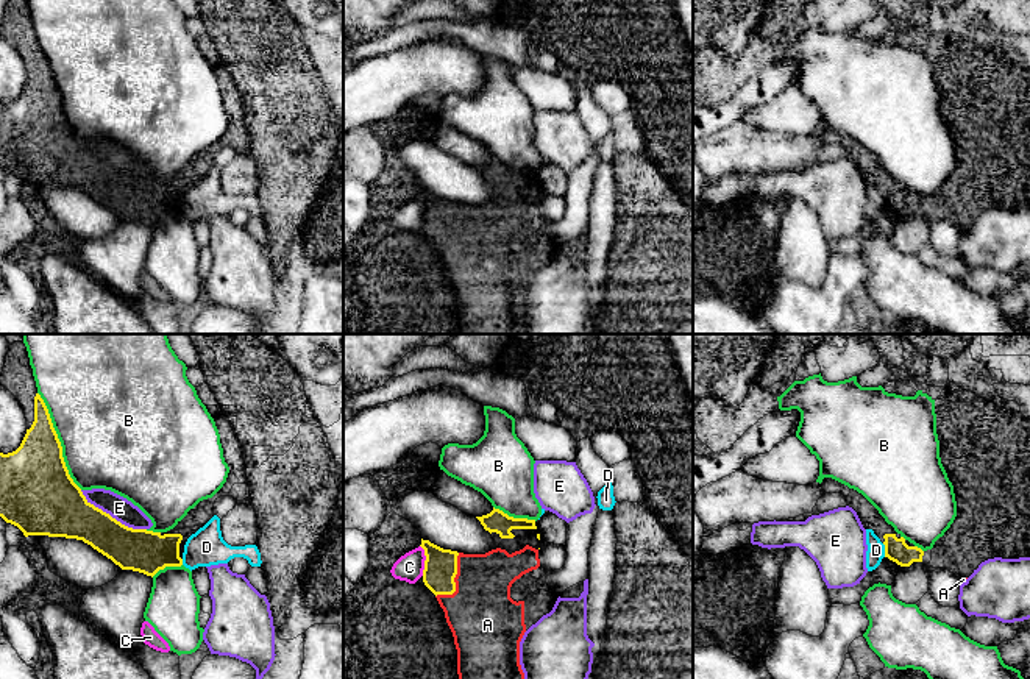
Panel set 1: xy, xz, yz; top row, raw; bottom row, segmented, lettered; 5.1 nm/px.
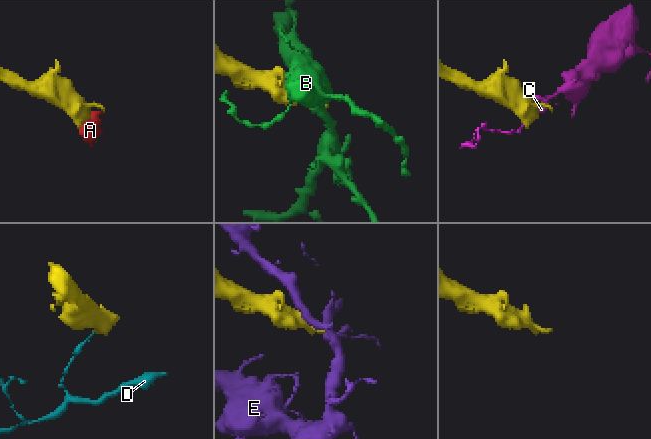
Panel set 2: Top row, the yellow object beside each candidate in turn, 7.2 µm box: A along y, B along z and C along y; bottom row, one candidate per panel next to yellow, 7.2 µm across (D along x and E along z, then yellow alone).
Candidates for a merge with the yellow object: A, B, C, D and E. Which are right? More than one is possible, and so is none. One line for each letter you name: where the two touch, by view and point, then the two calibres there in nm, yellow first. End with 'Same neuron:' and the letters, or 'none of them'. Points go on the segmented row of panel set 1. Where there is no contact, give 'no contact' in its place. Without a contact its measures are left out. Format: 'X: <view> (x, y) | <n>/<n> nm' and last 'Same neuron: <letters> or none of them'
A: xz (453, 581) | 180/360 nm
Same neuron: A

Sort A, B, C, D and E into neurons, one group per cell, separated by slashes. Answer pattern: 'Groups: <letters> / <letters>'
Groups: A / B / C / D / E

